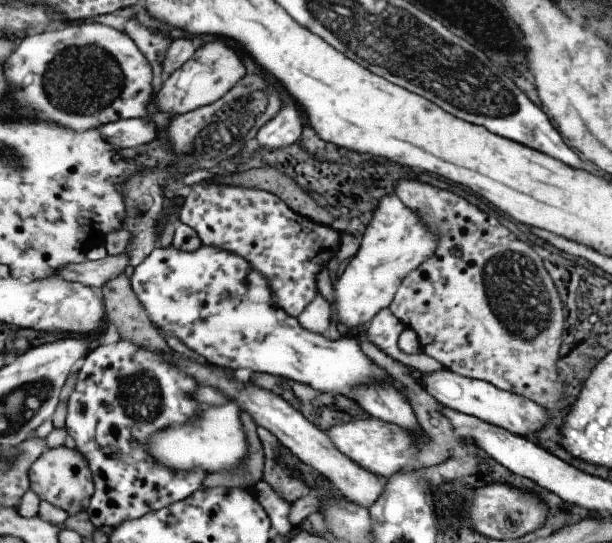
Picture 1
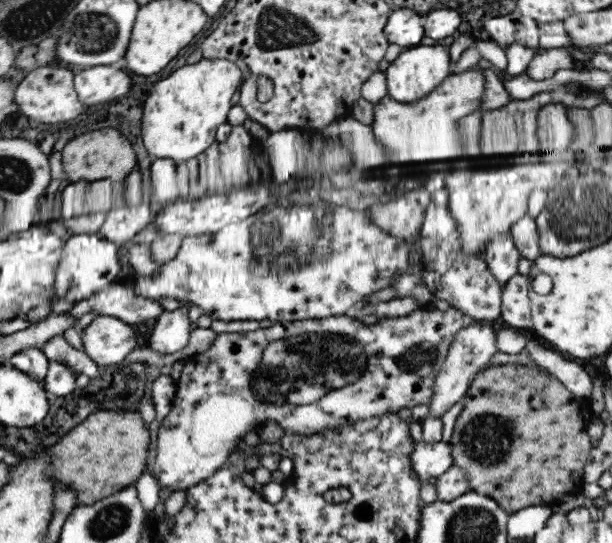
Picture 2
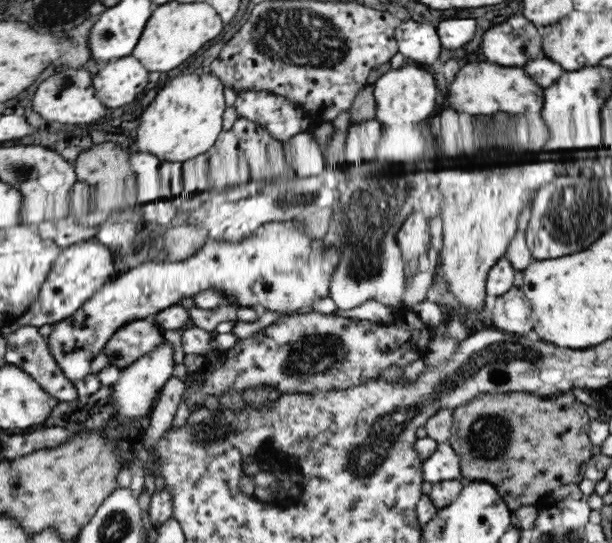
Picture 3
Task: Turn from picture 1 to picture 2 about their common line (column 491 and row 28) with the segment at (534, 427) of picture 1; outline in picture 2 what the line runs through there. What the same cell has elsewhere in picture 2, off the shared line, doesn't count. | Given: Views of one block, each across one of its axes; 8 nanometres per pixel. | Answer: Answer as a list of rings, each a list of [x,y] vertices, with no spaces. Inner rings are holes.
[[[401,8],[390,14],[388,24],[384,28],[384,34],[392,44],[406,49],[414,48],[420,46],[422,38],[425,37],[424,23],[416,12]]]

